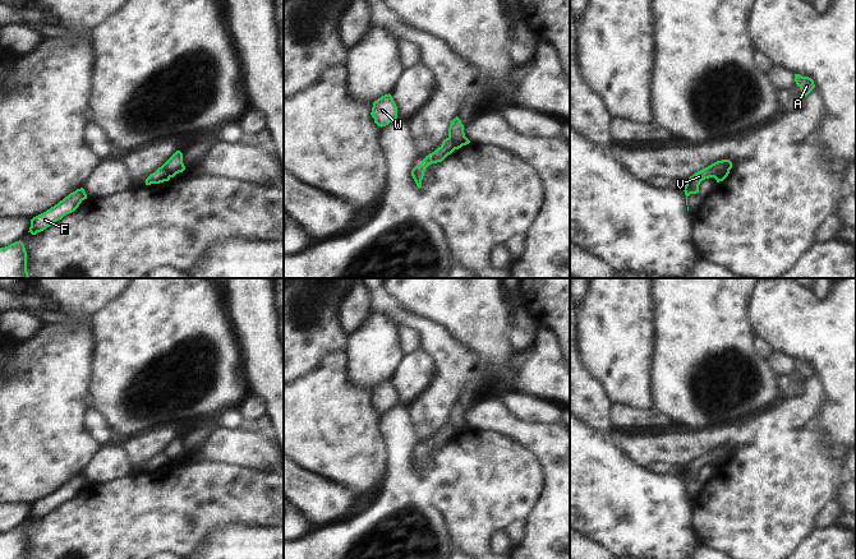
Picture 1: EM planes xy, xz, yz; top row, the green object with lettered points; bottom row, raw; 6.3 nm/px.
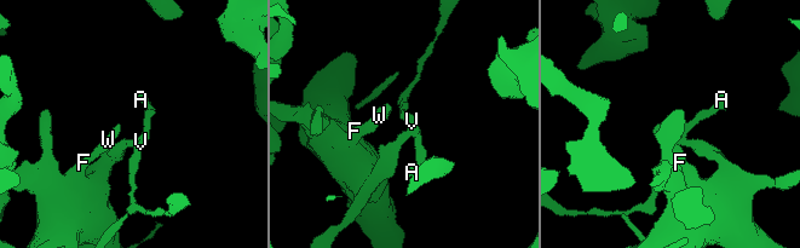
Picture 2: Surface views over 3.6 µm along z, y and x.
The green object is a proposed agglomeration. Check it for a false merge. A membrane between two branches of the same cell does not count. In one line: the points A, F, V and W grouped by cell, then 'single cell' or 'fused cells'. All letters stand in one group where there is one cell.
groups A V / F W; fused cells

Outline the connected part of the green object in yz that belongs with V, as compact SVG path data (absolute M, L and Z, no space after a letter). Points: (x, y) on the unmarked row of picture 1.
M722 445L712 449L710 452L695 458L692 462L689 463L686 471L684 473L686 481L686 491L687 491L687 482L690 480L699 479L699 471L703 466L713 463L726 456L732 454L732 448L730 445Z

